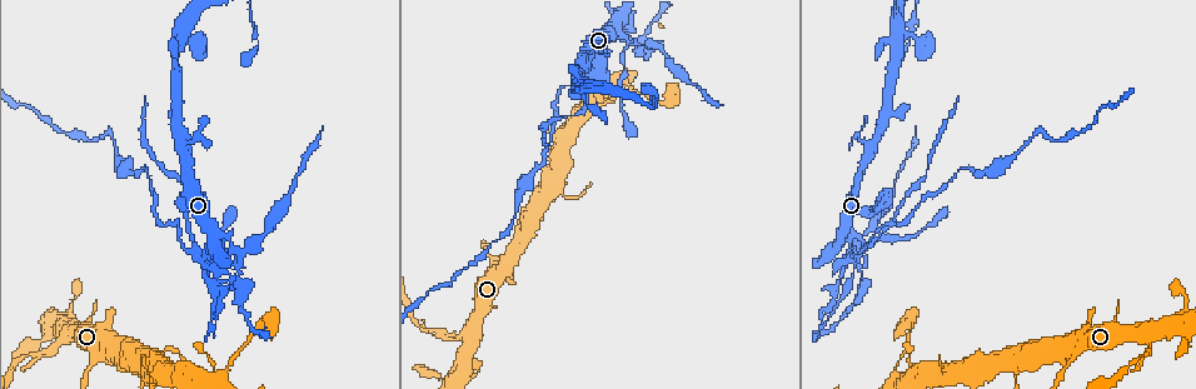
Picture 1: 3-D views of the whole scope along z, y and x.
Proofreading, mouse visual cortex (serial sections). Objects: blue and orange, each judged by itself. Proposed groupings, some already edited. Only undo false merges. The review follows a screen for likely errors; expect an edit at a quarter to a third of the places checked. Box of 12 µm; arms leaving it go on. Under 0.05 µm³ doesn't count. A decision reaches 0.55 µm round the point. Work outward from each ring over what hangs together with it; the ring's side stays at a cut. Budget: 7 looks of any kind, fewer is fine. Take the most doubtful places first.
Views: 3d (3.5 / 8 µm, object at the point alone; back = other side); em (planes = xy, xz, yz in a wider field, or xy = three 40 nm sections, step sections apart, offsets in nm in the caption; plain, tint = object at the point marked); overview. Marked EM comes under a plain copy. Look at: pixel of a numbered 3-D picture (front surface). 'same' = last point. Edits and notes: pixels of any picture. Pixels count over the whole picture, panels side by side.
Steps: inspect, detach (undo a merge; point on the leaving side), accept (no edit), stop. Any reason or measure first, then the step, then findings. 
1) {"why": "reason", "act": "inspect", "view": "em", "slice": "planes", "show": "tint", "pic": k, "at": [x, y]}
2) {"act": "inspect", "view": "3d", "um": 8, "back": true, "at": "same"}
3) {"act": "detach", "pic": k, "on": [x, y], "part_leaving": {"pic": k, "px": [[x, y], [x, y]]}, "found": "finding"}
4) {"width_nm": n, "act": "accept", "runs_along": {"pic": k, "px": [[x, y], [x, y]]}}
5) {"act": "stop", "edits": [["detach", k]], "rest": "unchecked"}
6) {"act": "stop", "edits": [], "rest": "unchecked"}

{"why": "thin neck", "act": "inspect", "view": "3d", "um": 8, "pic": 1, "at": [630, 39]}

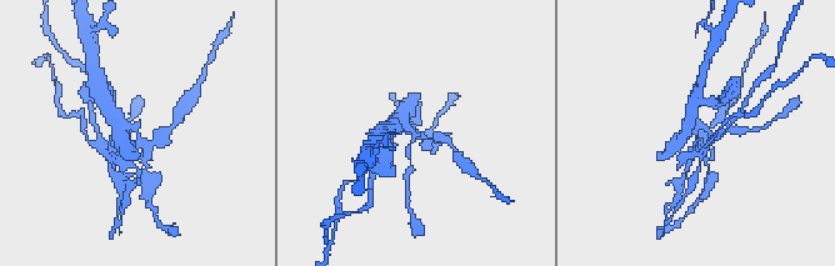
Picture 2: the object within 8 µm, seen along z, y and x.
{"why": "shape alone is not enough", "act": "inspect", "view": "em", "slice": "xy", "step": 3, "show": "tint", "pic": 2, "at": [702, 142]}

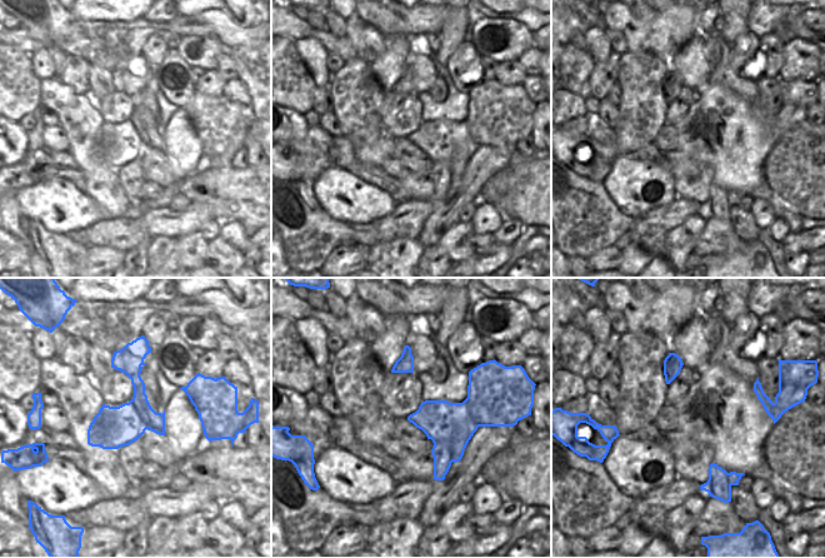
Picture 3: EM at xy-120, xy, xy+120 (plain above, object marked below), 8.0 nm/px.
{"act": "detach", "pic": 2, "on": [433, 135], "found": "two cells meet here"}

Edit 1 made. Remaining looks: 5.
{"why": "thick turns thin", "act": "inspect", "view": "em", "slice": "planes", "show": "tint", "pic": 1, "at": [1011, 360]}

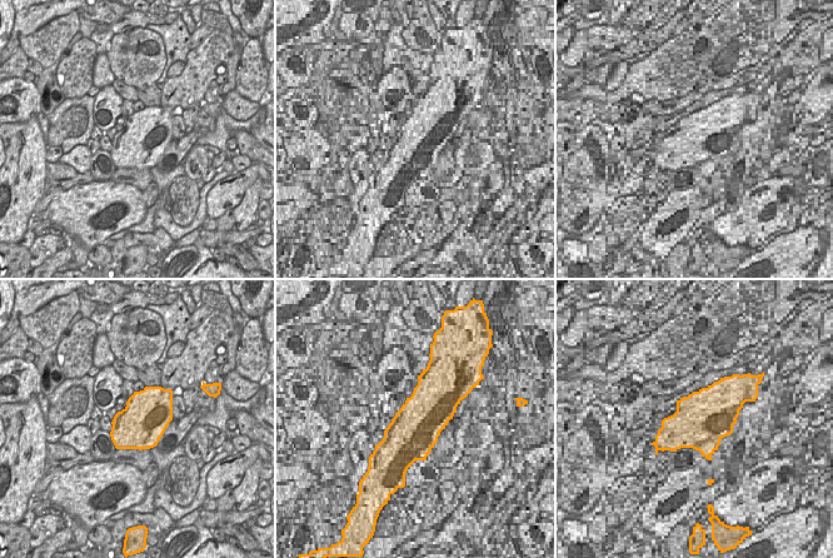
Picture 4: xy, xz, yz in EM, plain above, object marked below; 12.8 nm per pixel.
{"act": "inspect", "view": "3d", "um": 3.5, "at": "same"}

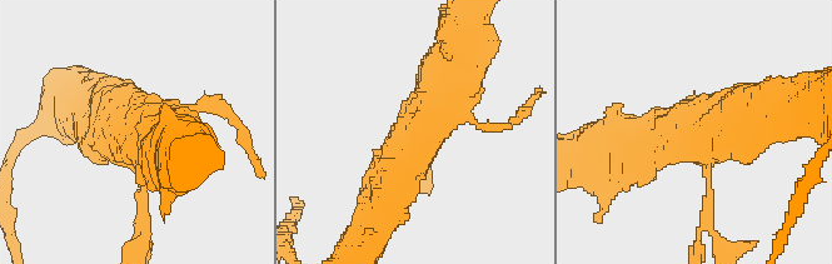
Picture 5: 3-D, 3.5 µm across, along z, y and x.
{"width_nm": 600, "act": "accept", "runs_along": {"pic": 5, "px": [[375, 214], [448, 79]]}, "found": "one cell here"}

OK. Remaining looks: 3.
{"why": "calibre changes", "act": "inspect", "view": "3d", "um": 3.5, "pic": 1, "at": [628, 87]}

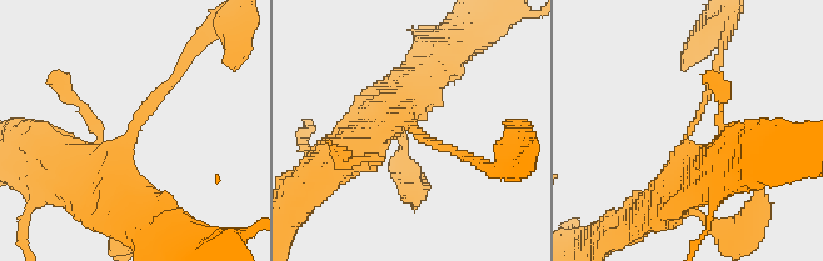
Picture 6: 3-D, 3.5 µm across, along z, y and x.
{"arm_widths_nm": [150, 450], "why": "shape alone is not enough", "act": "inspect", "view": "em", "slice": "planes", "show": "tint", "pic": 6, "at": [405, 128]}

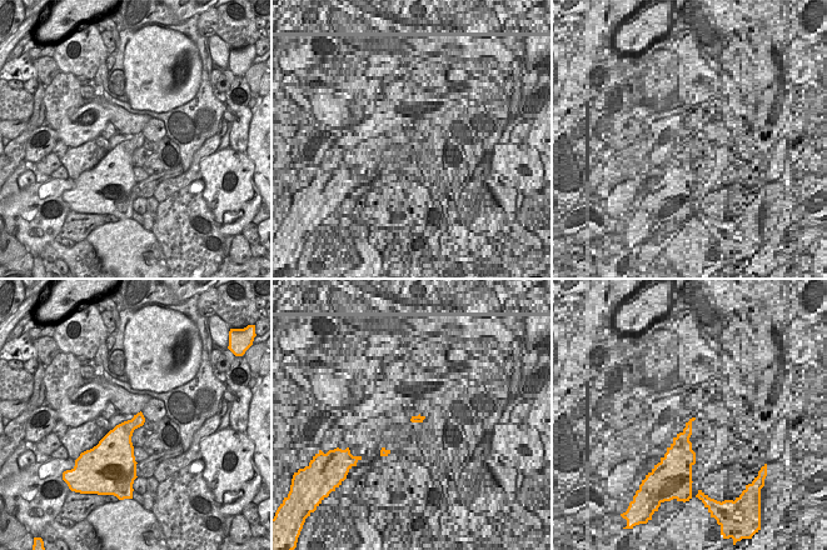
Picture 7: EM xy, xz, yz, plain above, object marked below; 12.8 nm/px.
{"act": "accept", "runs_along": {"pic": 6, "px": [[73, 167], [104, 175], [176, 71]]}, "found": "continuous, no second cell"}

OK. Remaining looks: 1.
{"act": "stop", "edits": [["detach", 2]], "rest": "unchecked"}

